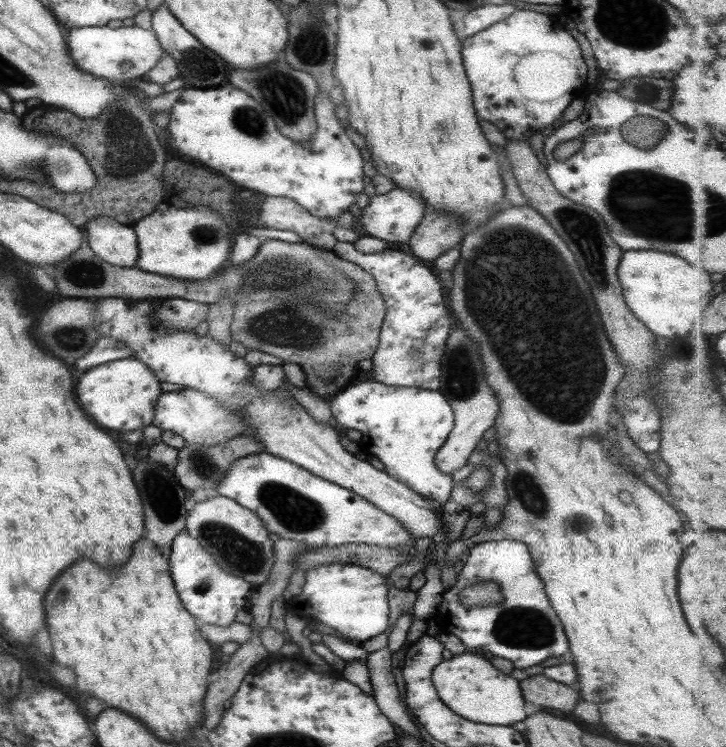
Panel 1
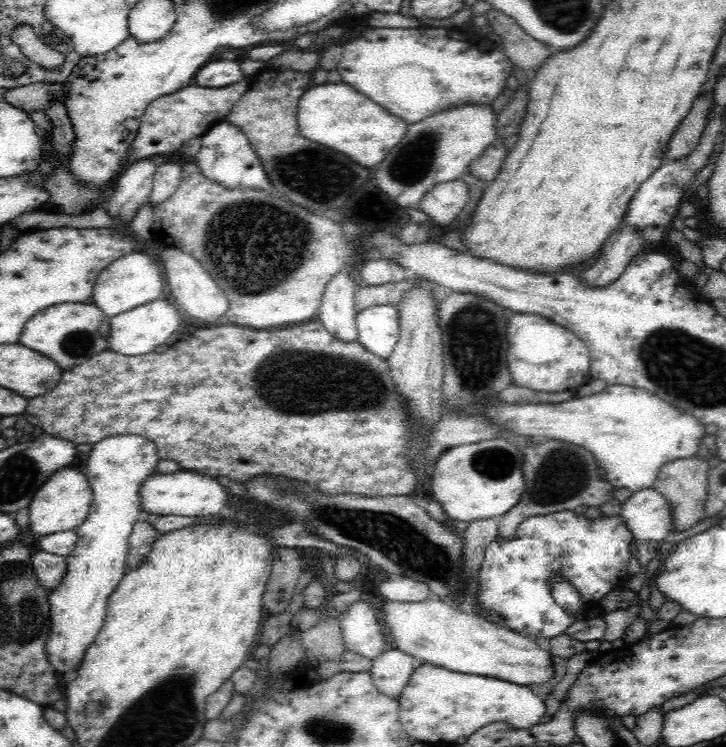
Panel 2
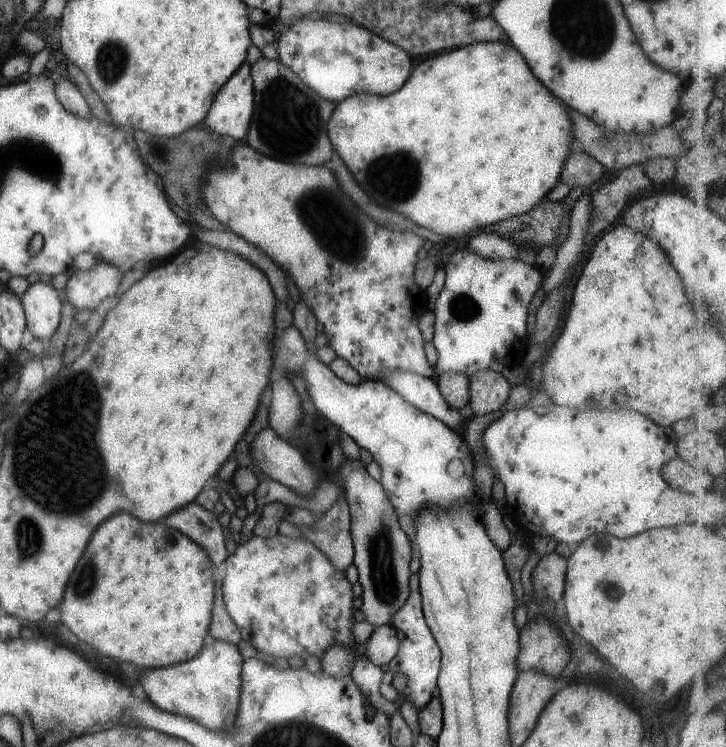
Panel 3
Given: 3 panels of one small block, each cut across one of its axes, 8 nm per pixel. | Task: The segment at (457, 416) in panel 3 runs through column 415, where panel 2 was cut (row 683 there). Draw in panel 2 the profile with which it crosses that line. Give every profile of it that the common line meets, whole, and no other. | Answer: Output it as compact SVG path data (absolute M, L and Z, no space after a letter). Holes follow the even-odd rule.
M386 648L371 660L375 687L386 696L398 699L410 675L423 662L398 649Z

